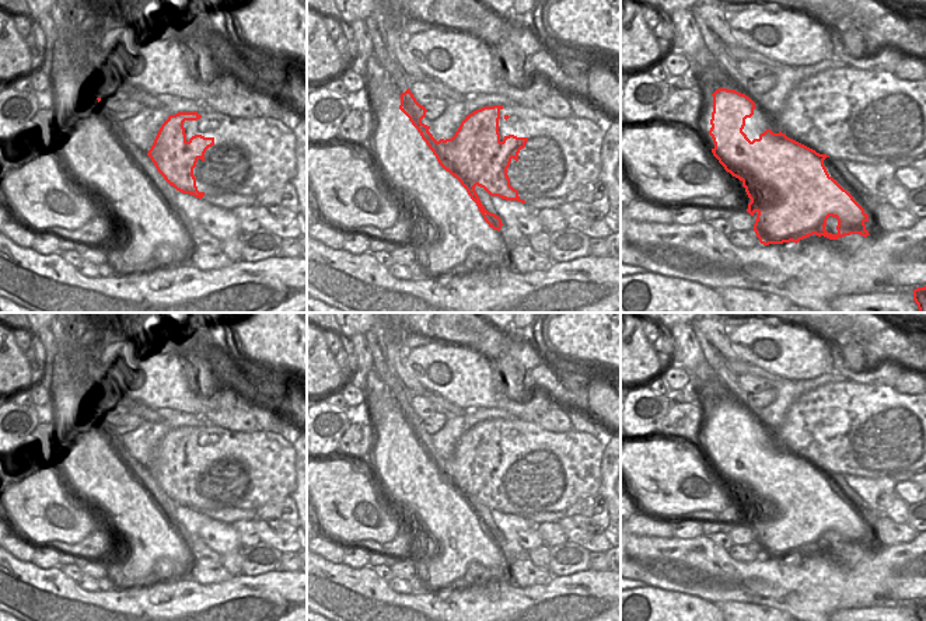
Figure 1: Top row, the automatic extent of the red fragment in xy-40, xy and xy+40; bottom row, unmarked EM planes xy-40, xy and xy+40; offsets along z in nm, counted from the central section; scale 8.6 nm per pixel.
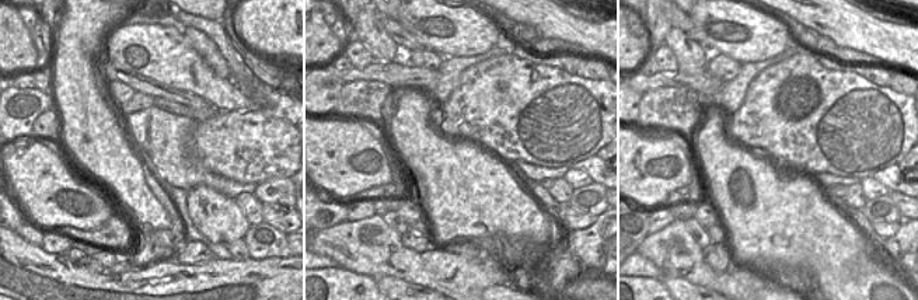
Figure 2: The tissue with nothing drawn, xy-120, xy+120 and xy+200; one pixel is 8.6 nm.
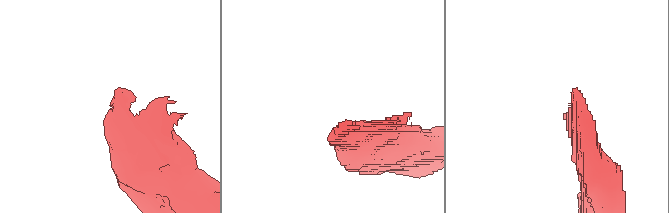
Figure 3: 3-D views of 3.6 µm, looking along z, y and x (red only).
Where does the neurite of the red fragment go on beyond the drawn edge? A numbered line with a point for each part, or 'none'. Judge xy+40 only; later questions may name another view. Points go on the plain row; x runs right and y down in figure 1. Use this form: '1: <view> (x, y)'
1: xy+40 (705, 435)

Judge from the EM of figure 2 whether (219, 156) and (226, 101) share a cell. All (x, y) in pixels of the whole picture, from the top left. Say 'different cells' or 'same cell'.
different cells

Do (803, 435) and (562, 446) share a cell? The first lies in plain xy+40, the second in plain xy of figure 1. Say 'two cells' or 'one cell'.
one cell

